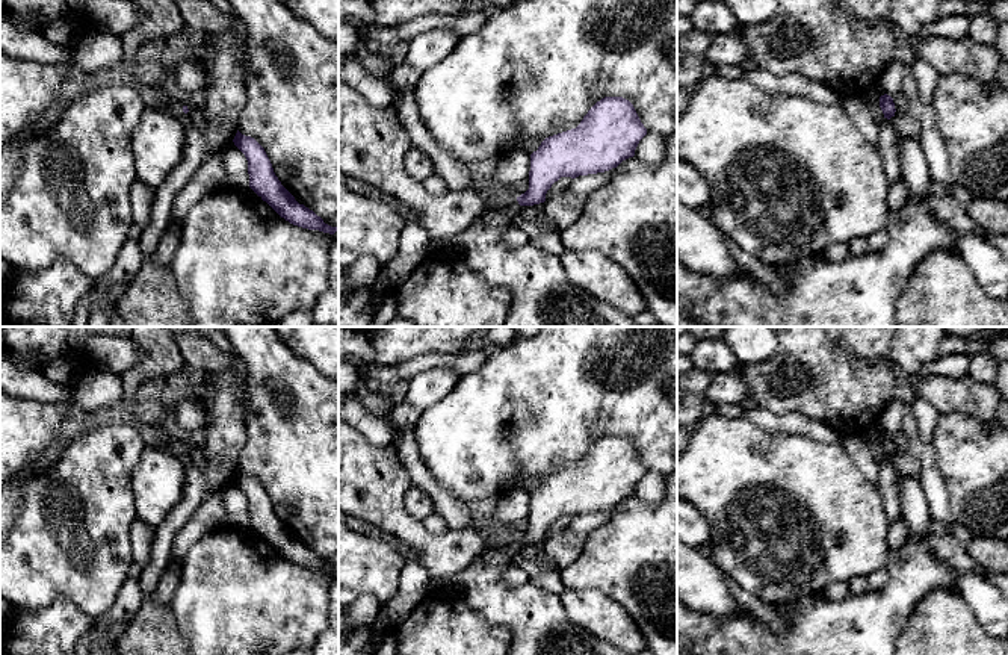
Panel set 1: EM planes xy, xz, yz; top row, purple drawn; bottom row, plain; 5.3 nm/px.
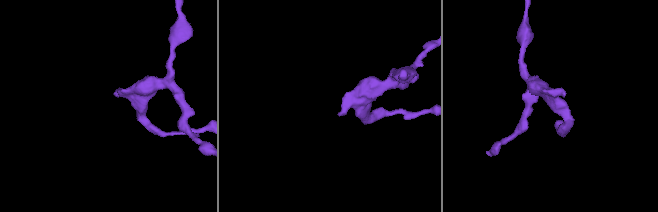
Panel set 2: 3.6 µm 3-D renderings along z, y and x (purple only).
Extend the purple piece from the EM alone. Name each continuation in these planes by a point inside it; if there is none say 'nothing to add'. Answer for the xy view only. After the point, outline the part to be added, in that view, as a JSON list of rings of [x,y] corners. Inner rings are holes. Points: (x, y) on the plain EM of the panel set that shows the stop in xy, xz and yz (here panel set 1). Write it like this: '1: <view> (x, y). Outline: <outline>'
1: xy (176, 447). Outline: [[[177,436],[175,439],[172,439],[169,442],[169,445],[166,448],[162,448],[162,449],[165,449],[166,452],[169,452],[172,455],[180,455],[183,452],[183,443]]]

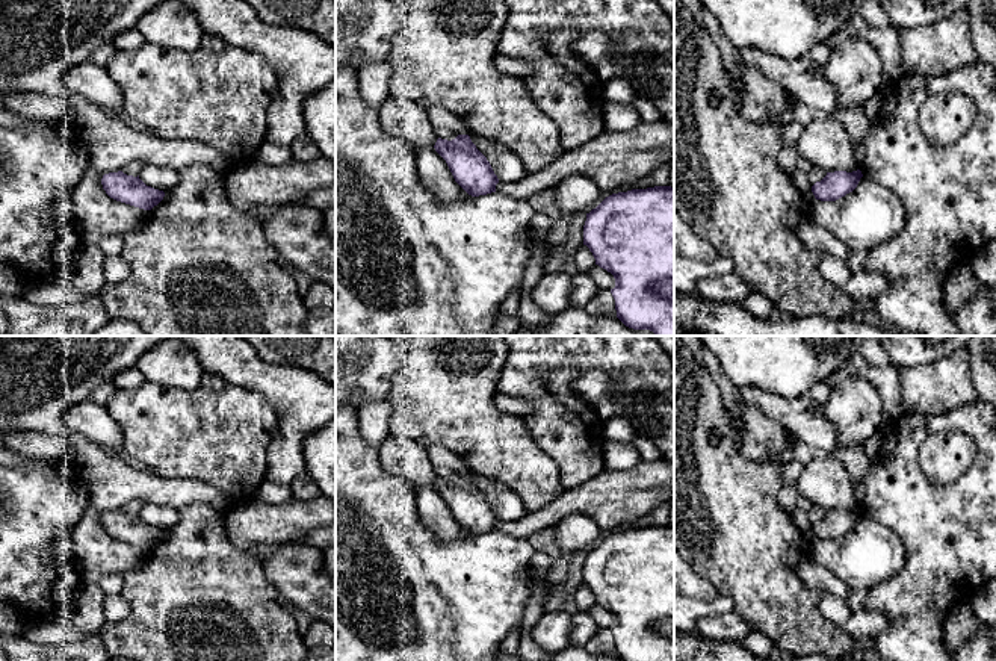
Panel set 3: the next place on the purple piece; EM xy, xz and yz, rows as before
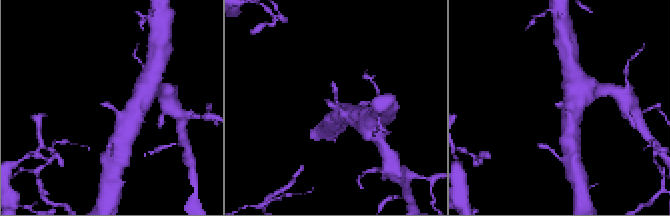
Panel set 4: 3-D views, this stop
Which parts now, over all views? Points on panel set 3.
1: xz (404, 457). Outline: [[[387,437],[379,445],[379,460],[390,473],[410,481],[416,489],[434,486],[438,478],[426,445],[408,437]]]

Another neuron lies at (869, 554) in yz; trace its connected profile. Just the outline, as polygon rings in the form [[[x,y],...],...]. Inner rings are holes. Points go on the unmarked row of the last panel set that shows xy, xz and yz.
[[[869,516],[836,540],[813,538],[810,558],[852,590],[869,590],[904,566],[905,548],[889,528]]]

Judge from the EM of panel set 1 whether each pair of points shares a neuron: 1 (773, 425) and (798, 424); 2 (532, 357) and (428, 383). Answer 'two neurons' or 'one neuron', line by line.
1: one neuron
2: two neurons

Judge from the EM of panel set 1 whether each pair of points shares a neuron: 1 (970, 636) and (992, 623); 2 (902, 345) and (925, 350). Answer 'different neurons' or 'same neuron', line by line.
1: different neurons
2: same neuron

